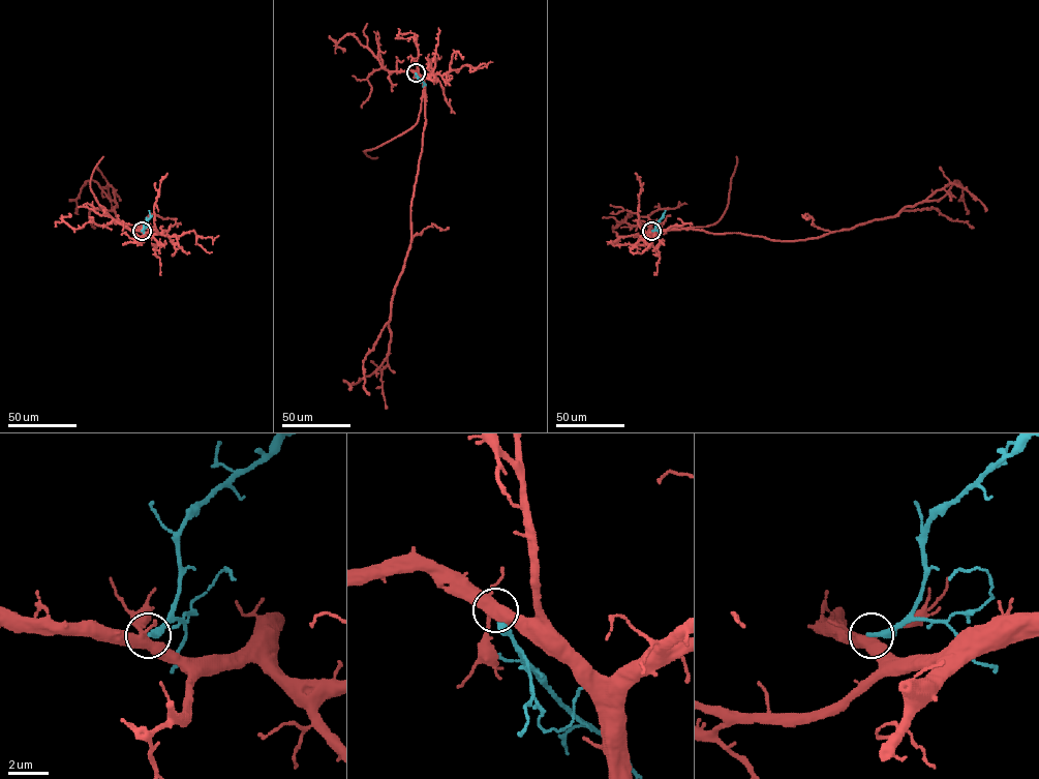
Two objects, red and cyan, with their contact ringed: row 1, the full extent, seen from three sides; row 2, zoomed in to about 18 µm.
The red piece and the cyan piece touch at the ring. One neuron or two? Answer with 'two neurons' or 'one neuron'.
two neurons

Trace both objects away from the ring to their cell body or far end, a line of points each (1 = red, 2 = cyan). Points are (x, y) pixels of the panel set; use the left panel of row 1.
1: (141, 231), (151, 230), (136, 241), (117, 217), (117, 204), (93, 180), (81, 189), (78, 214)
2: (141, 231), (150, 218), (149, 210)

